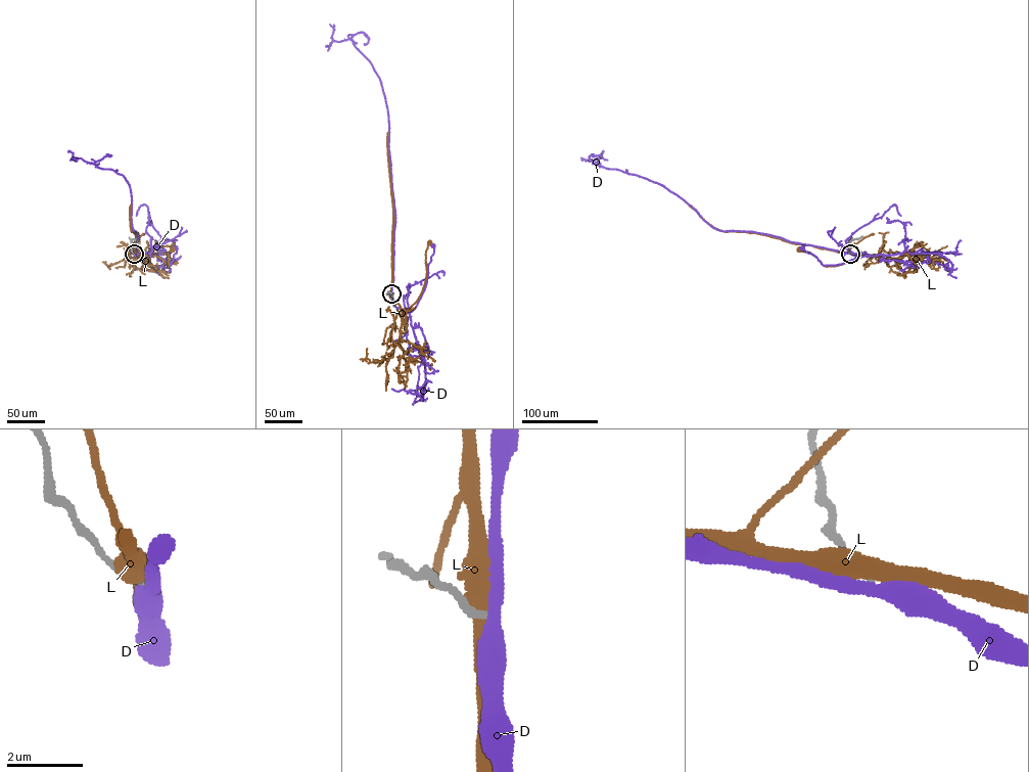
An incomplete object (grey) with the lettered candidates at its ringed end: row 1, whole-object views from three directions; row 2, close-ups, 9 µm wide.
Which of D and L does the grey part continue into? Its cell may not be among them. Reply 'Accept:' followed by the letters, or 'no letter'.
Accept: no letter

